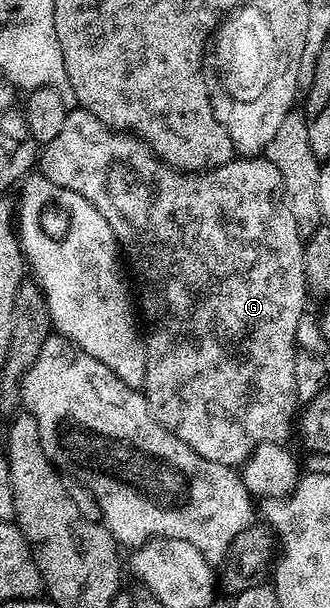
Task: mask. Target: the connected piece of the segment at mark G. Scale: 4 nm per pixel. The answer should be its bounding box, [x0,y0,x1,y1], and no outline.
[40,107,308,468]

